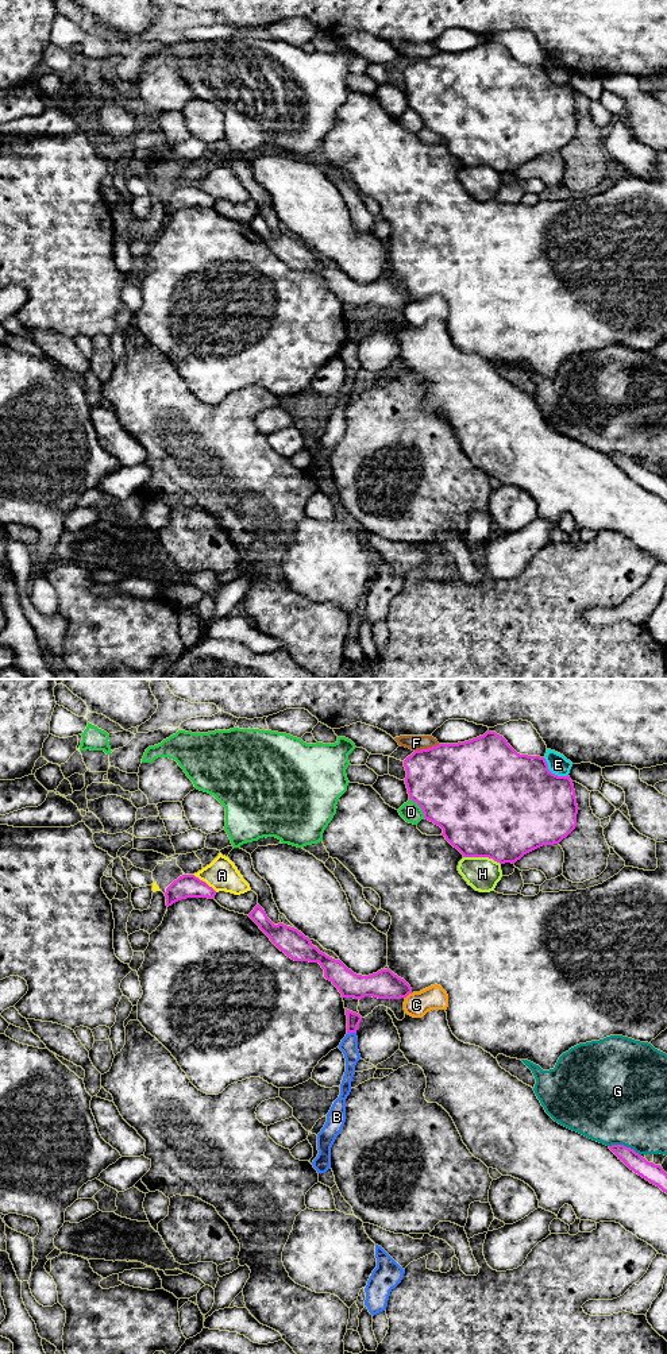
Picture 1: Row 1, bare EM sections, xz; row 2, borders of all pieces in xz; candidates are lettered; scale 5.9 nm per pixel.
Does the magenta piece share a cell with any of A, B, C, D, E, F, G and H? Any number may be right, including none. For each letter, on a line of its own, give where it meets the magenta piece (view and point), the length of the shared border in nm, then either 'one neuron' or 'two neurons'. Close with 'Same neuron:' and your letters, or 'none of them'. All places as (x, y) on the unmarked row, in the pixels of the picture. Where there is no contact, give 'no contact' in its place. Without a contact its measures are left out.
A: contact xz (204, 191); length 170 nm; two neurons
B: contact xz (351, 340); length 60 nm; two neurons
C: contact xz (408, 303); length 50 nm; two neurons
D: contact xz (420, 115); length 150 nm; two neurons
E: contact xz (551, 81); length 190 nm; two neurons
F: contact xz (428, 57); length 160 nm; two neurons
G: contact xz (625, 455); length 200 nm; two neurons
H: contact xz (482, 165); length 220 nm; two neurons
Same neuron: none of them

